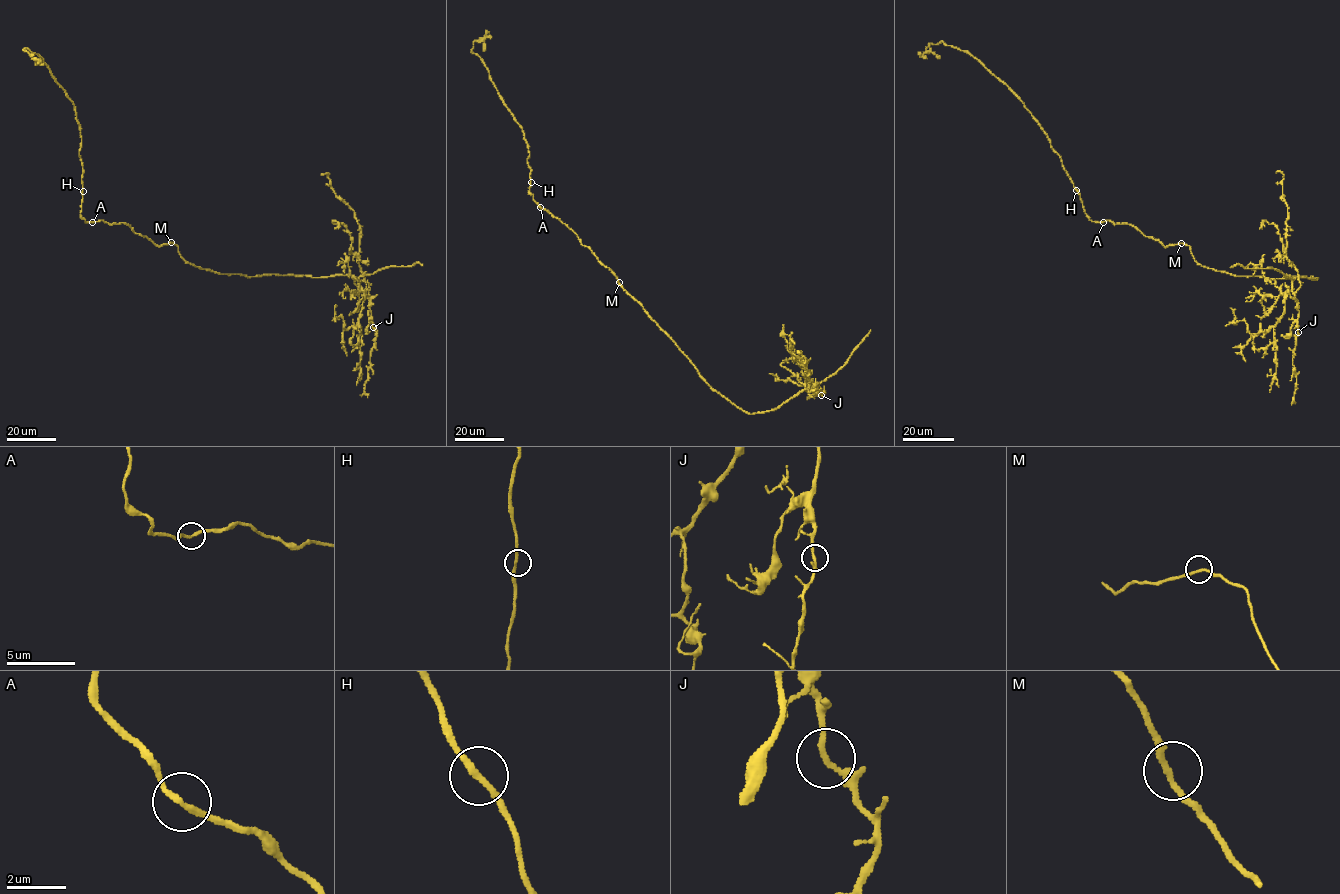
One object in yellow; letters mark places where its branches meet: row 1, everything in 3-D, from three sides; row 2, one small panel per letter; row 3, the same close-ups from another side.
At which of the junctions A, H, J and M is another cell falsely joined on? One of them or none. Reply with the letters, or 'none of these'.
none of these

